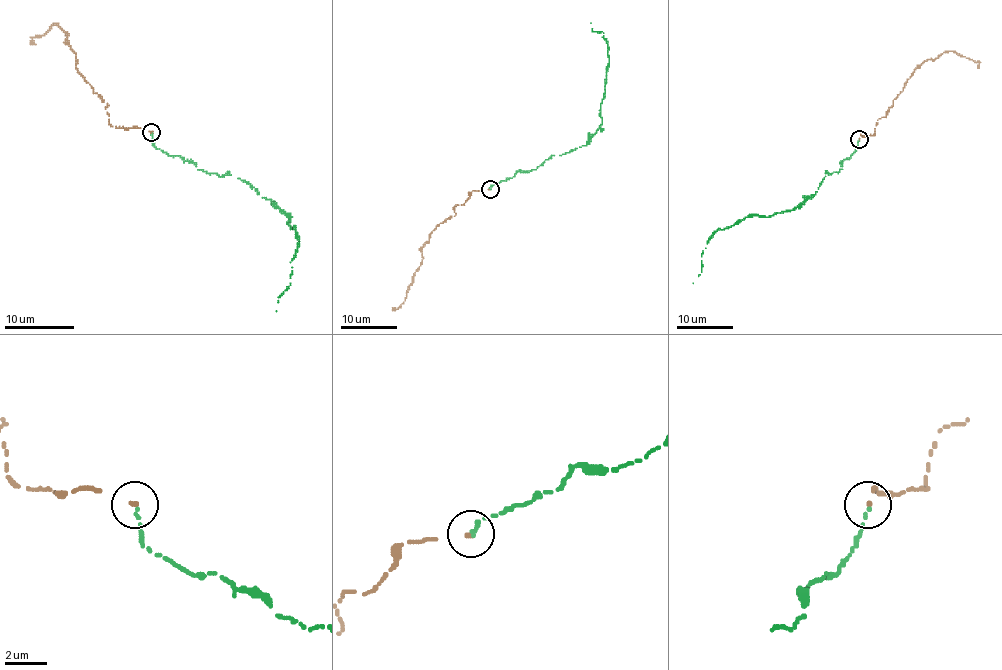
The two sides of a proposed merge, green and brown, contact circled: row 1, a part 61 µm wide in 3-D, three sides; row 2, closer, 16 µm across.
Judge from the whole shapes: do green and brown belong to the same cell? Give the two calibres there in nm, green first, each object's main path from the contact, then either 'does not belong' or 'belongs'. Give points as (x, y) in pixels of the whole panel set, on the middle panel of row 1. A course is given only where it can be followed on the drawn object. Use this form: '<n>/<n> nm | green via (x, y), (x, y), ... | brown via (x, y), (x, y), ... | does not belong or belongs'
150/190 nm | green via (491, 189), (585, 145), (600, 126), (609, 62), (603, 33), (592, 31), (591, 23) | brown via (489, 189), (472, 190), (462, 205), (453, 207), (455, 214), (430, 233), (422, 247), (422, 264), (396, 309) | belongs

